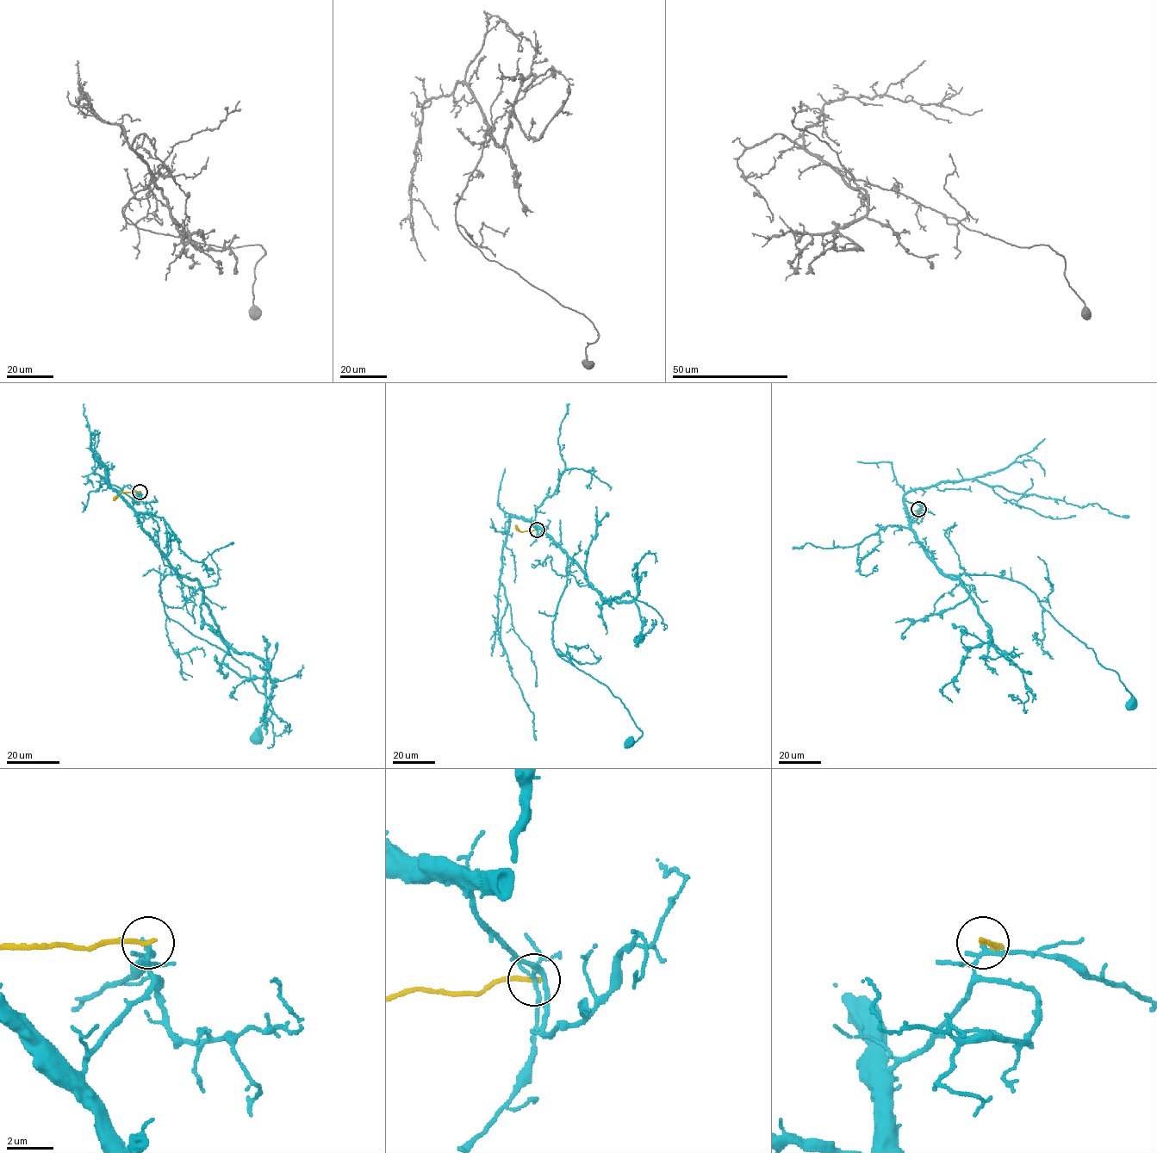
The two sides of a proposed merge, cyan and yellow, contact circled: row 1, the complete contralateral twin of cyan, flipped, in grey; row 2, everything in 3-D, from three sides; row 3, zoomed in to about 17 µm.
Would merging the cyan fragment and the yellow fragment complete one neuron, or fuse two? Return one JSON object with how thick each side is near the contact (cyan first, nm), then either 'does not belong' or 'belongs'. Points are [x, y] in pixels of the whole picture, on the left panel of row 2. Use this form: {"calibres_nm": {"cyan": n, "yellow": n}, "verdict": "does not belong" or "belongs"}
{"calibres_nm": {"cyan": 130, "yellow": 220}, "verdict": "does not belong"}

